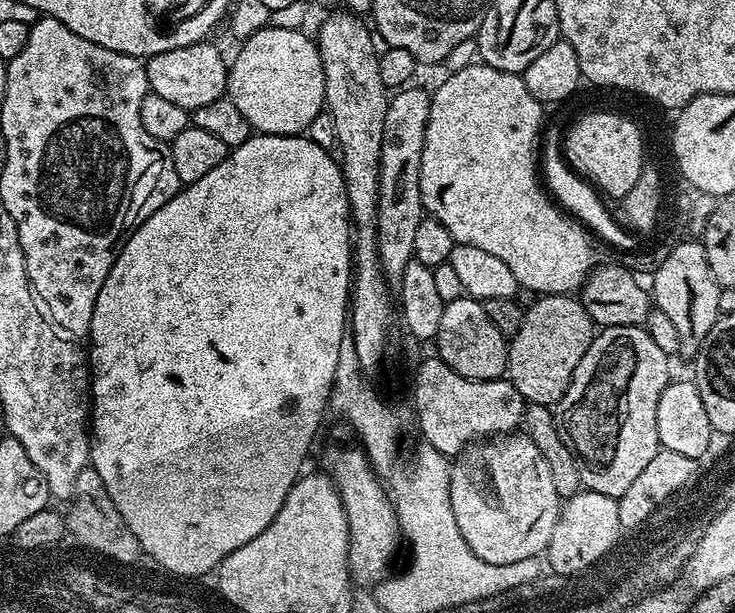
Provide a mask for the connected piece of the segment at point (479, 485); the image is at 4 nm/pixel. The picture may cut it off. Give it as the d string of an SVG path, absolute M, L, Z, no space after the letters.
M497 434L473 440L451 461L450 506L454 510L454 522L466 538L466 546L482 562L513 564L522 558L537 558L547 553L548 543L554 534L554 526L560 517L562 498L554 490L554 481L542 450L534 446L527 434Z

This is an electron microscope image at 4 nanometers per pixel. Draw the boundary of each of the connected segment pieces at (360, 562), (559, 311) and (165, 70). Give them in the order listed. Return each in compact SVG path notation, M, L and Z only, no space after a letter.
M359 447L356 448L330 449L324 456L322 468L332 480L332 485L335 486L336 492L342 498L346 510L346 518L348 519L348 571L353 581L360 583L361 580L362 583L372 586L389 575L388 563L391 562L396 547L402 544L402 537L400 523L396 517L396 512L392 509L392 502L388 499L385 485L376 475L376 469L373 468L367 455Z
M568 294L563 296L541 295L524 308L522 326L518 326L518 334L514 334L510 338L506 378L514 386L514 390L518 390L518 394L522 394L522 398L528 404L555 406L566 394L566 390L570 386L570 378L574 374L578 362L582 362L582 354L586 354L593 335L592 319L579 299Z
M212 42L162 50L162 54L147 57L144 65L151 92L189 110L198 106L207 106L209 102L219 100L225 95L229 67L226 56L224 60L223 54L212 45Z

